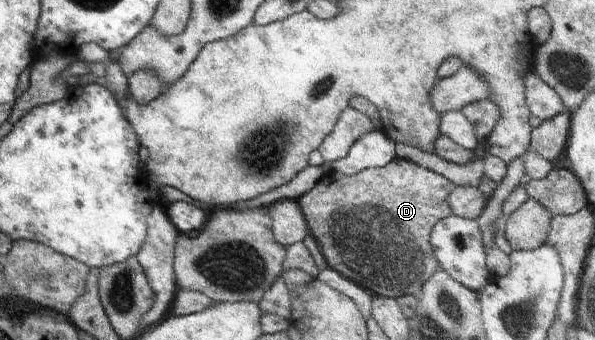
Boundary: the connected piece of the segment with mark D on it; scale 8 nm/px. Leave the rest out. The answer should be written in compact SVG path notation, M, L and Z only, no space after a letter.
M396 157L386 166L370 167L352 176L325 171L316 186L296 202L307 222L309 234L320 246L328 267L372 295L396 300L404 295L417 297L421 294L423 284L439 270L430 235L437 222L451 215L451 208L446 201L455 187L433 170Z

